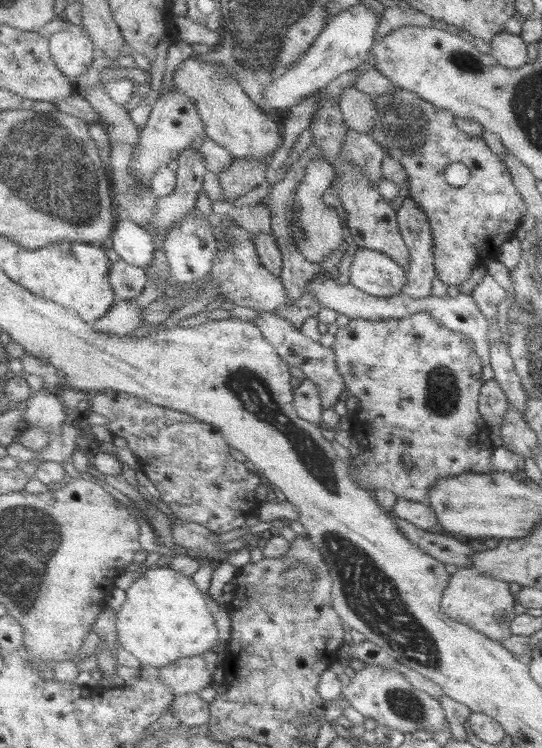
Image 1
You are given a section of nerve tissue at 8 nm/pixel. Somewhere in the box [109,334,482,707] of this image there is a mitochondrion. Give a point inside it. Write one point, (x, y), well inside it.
(372, 597)

